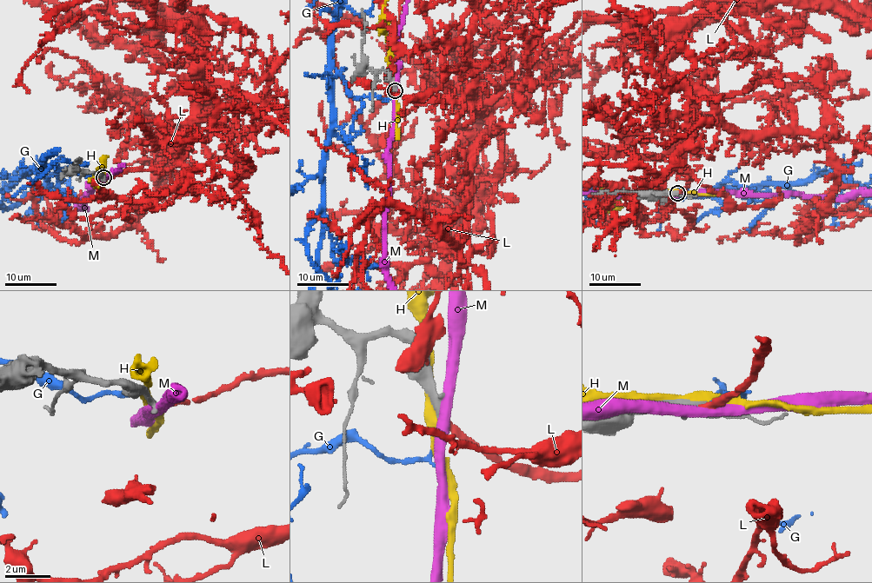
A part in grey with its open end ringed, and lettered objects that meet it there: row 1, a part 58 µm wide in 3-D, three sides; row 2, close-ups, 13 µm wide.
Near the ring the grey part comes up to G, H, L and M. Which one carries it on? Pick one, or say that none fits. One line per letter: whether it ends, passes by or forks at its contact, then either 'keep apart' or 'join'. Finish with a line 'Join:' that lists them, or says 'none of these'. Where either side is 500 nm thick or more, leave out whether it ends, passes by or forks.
G: it ends; keep apart
H: it passes by; keep apart
L: it ends; join
M: it passes by; keep apart
Join: L

